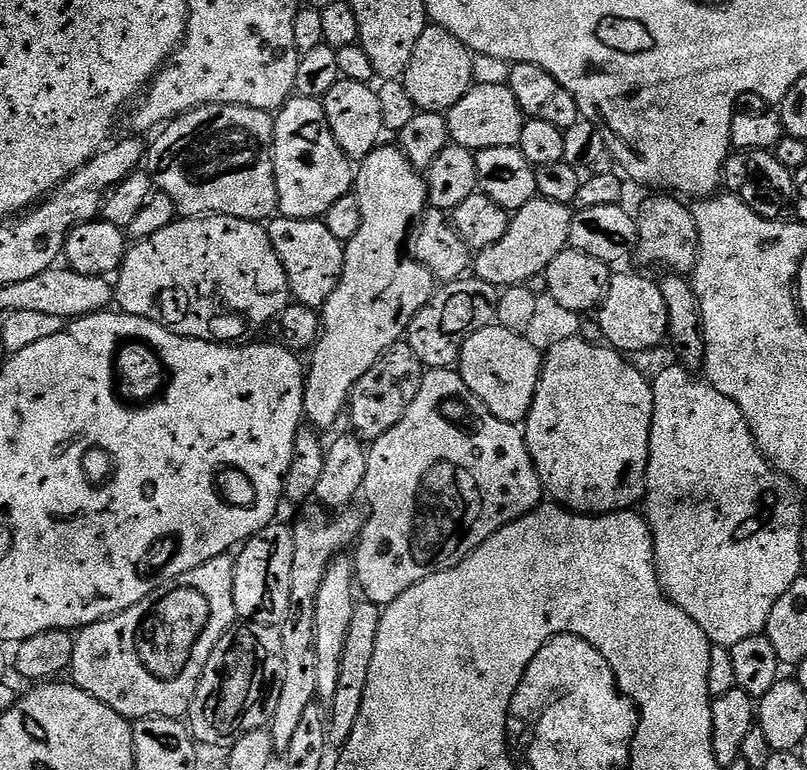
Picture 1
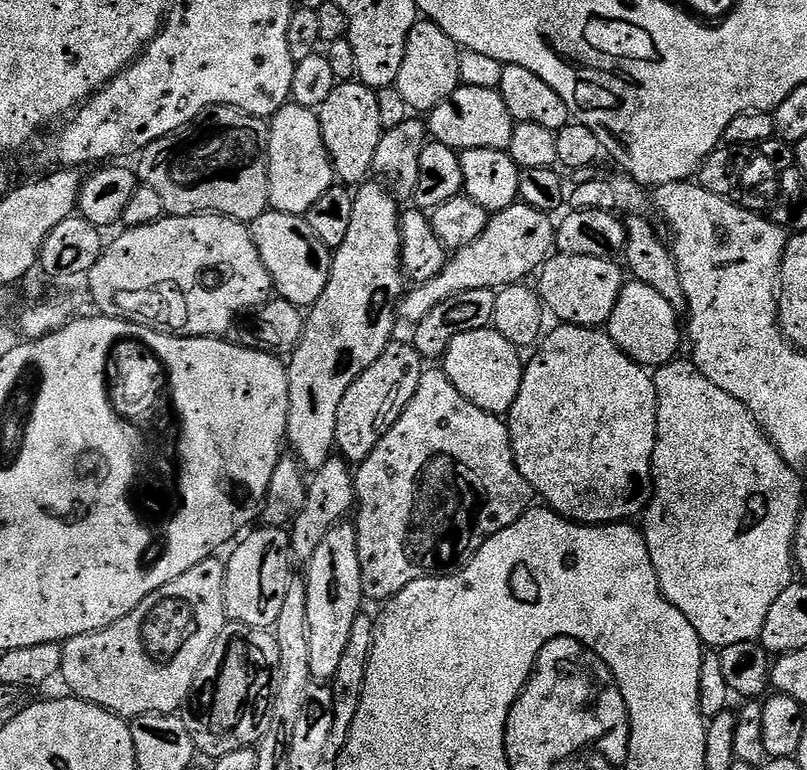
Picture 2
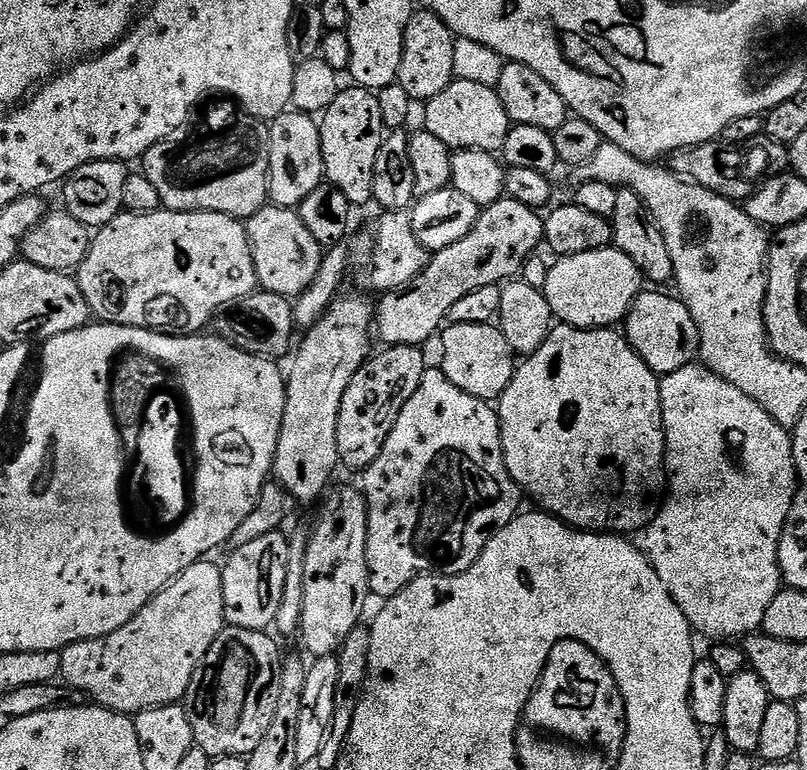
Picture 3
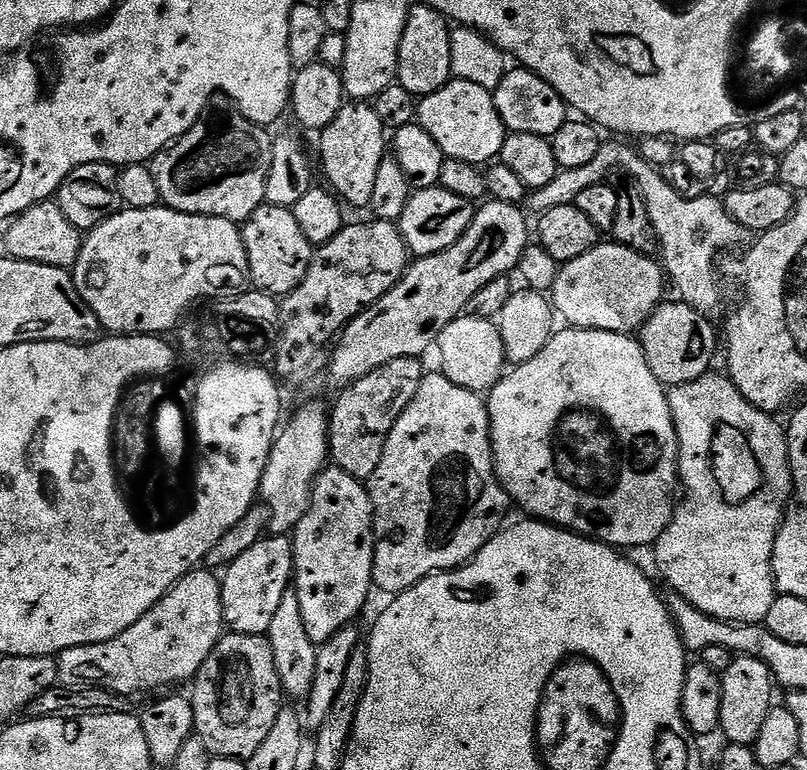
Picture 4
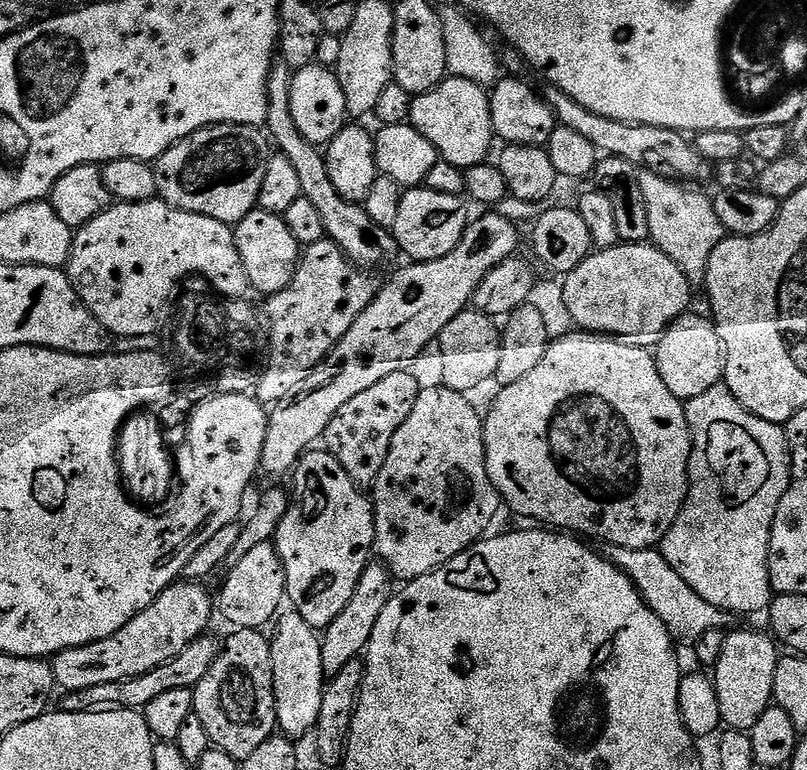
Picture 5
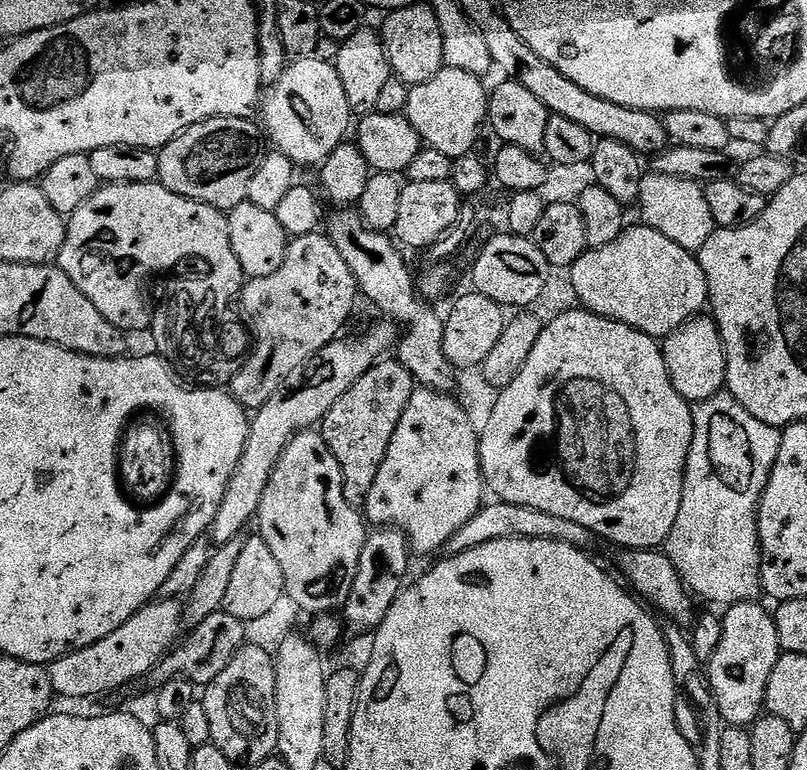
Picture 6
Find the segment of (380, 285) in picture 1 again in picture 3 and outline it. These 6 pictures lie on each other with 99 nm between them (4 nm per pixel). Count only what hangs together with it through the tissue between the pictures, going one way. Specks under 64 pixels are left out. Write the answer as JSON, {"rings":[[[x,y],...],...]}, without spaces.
{"rings":[[[366,297],[357,300],[333,300],[331,306],[320,315],[320,319],[307,329],[304,341],[295,349],[291,357],[292,369],[286,372],[286,406],[284,407],[284,421],[276,447],[276,460],[272,464],[275,483],[280,484],[292,495],[293,501],[312,504],[324,492],[328,479],[332,476],[332,467],[340,464],[338,442],[336,441],[336,427],[338,426],[338,410],[342,402],[342,394],[346,394],[346,386],[354,378],[364,361],[370,355],[368,349],[368,332],[374,328],[374,304]]]}

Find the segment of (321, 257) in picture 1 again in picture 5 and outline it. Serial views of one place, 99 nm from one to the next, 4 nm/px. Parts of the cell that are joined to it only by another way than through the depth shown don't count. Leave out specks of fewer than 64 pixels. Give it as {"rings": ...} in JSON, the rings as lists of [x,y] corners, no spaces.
{"rings":[[[258,206],[234,226],[234,231],[238,258],[242,258],[249,289],[253,293],[261,292],[264,298],[282,291],[294,278],[302,255],[302,245],[290,234],[290,226],[286,226],[283,215]]]}

